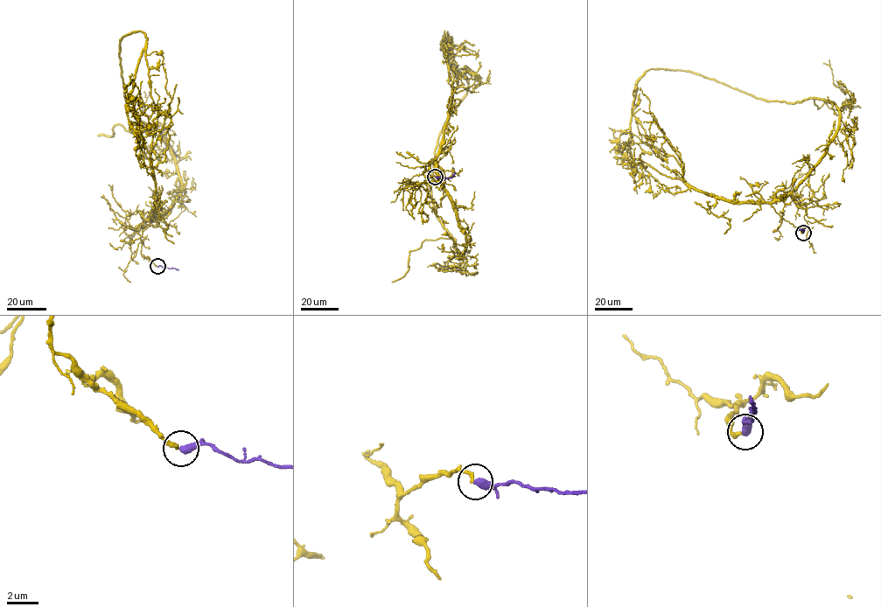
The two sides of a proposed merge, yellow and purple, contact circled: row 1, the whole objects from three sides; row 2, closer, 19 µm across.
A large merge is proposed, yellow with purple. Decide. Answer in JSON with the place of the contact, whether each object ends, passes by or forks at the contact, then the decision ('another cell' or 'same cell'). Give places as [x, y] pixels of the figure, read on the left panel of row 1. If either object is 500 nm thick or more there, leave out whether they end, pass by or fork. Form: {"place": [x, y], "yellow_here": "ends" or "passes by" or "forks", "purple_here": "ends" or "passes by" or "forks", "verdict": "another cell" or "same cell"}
{"place": [157, 266], "yellow_here": "ends", "purple_here": "ends", "verdict": "same cell"}

